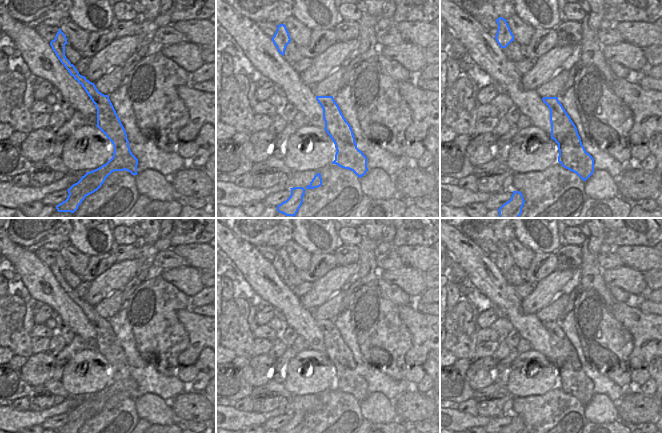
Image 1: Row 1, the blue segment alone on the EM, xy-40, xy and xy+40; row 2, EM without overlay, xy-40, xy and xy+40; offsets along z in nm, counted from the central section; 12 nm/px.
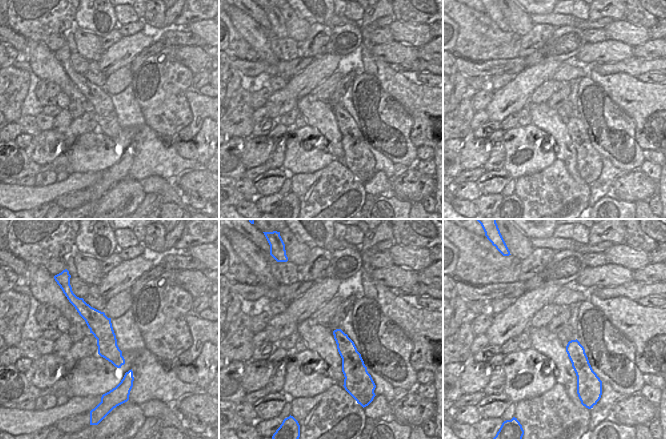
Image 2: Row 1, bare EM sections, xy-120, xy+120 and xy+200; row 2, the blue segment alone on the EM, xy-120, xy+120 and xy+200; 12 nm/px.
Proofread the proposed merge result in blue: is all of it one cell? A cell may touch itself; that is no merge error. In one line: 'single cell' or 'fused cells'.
fused cells

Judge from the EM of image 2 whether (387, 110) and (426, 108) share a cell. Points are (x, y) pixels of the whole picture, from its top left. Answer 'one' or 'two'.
two

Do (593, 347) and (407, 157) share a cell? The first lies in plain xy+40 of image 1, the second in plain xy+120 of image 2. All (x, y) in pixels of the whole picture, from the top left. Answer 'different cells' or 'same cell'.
same cell

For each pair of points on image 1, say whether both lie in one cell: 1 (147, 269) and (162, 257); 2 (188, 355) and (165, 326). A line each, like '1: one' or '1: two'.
1: two
2: two

